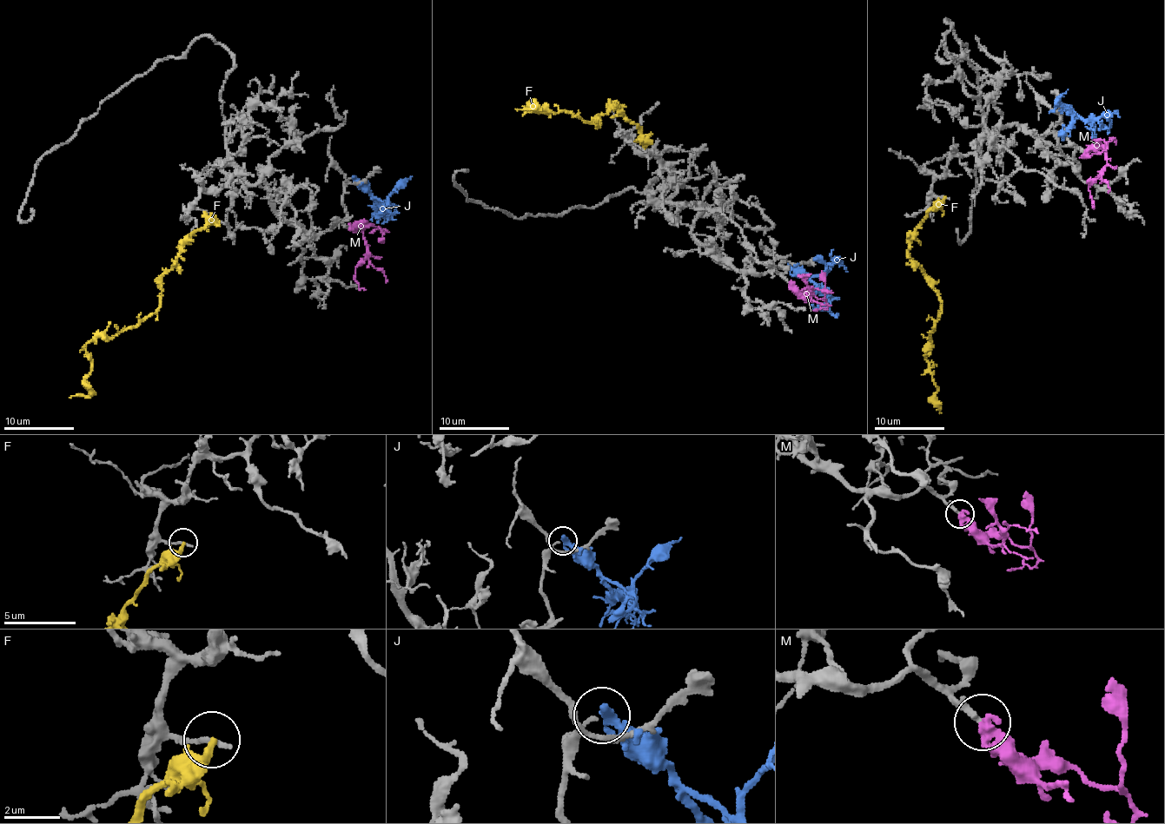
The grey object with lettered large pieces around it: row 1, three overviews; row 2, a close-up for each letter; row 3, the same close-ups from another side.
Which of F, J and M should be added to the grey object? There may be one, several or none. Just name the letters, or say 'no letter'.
M

